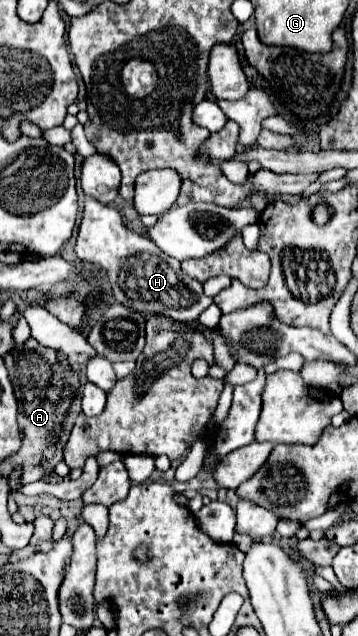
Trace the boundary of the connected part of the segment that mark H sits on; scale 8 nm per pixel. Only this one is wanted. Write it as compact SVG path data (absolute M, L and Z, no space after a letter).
M85 198L83 218L75 242L75 254L81 262L105 270L115 300L121 306L149 316L165 316L173 322L195 322L195 318L213 302L205 296L203 284L189 278L175 258L169 258L149 238L125 228L119 212L93 198Z

